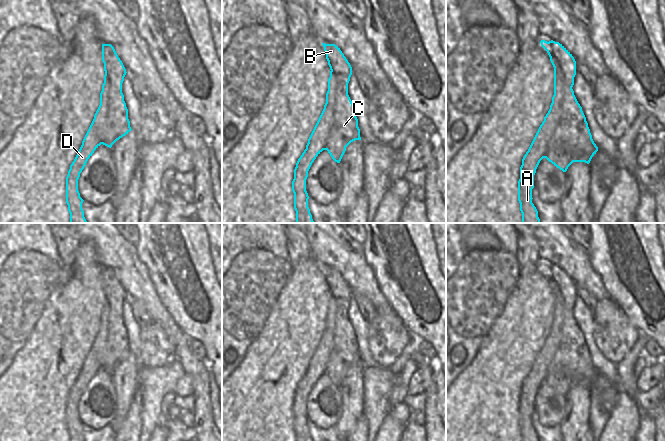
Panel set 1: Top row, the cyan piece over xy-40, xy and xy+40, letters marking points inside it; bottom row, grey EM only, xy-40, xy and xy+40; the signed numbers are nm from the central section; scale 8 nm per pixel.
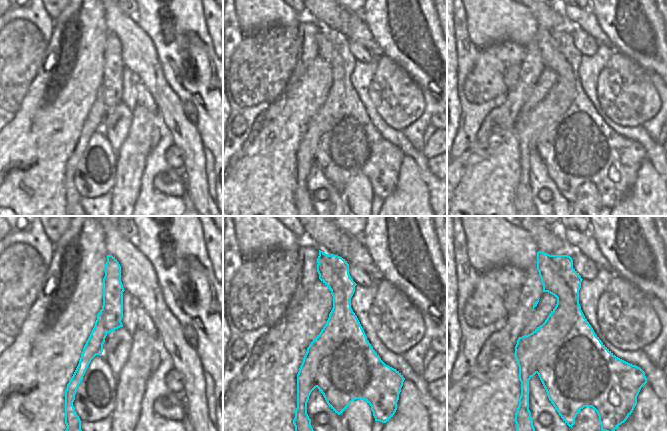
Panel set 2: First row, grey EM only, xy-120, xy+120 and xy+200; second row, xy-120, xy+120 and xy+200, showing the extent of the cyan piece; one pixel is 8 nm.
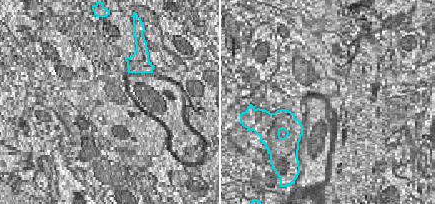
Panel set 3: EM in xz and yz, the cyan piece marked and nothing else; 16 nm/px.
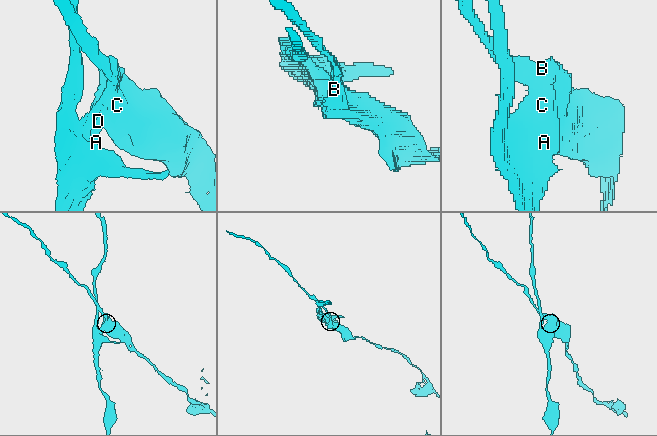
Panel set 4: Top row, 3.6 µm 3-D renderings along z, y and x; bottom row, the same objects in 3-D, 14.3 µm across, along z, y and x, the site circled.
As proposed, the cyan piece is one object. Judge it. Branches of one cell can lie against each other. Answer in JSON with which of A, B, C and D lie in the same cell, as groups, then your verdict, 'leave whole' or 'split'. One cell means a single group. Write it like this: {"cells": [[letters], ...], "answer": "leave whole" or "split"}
{"cells": [["A", "D"], ["B", "C"]], "answer": "split"}

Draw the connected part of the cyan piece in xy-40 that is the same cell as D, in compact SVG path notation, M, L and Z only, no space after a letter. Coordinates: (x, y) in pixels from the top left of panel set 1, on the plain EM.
M104 304L100 317L100 329L94 343L82 365L82 369L70 389L66 401L66 427L70 441L84 441L82 433L83 423L78 415L78 403L88 383L102 368L102 357L108 343L108 329L110 327L110 305Z

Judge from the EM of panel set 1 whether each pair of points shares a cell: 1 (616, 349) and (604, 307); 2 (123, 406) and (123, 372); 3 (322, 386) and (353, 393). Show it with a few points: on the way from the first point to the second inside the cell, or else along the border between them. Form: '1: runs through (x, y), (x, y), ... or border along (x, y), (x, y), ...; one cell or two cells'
1: runs through (614, 339), (608, 317); one cell
2: runs through (124, 398), (124, 380); one cell
3: border along (338, 387), (341, 393), (340, 414); two cells

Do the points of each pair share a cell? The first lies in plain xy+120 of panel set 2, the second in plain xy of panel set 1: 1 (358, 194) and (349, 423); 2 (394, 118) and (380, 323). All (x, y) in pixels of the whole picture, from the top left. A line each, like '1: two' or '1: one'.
1: one
2: one

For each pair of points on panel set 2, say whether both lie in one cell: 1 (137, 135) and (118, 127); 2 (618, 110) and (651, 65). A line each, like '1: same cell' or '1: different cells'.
1: different cells
2: different cells

